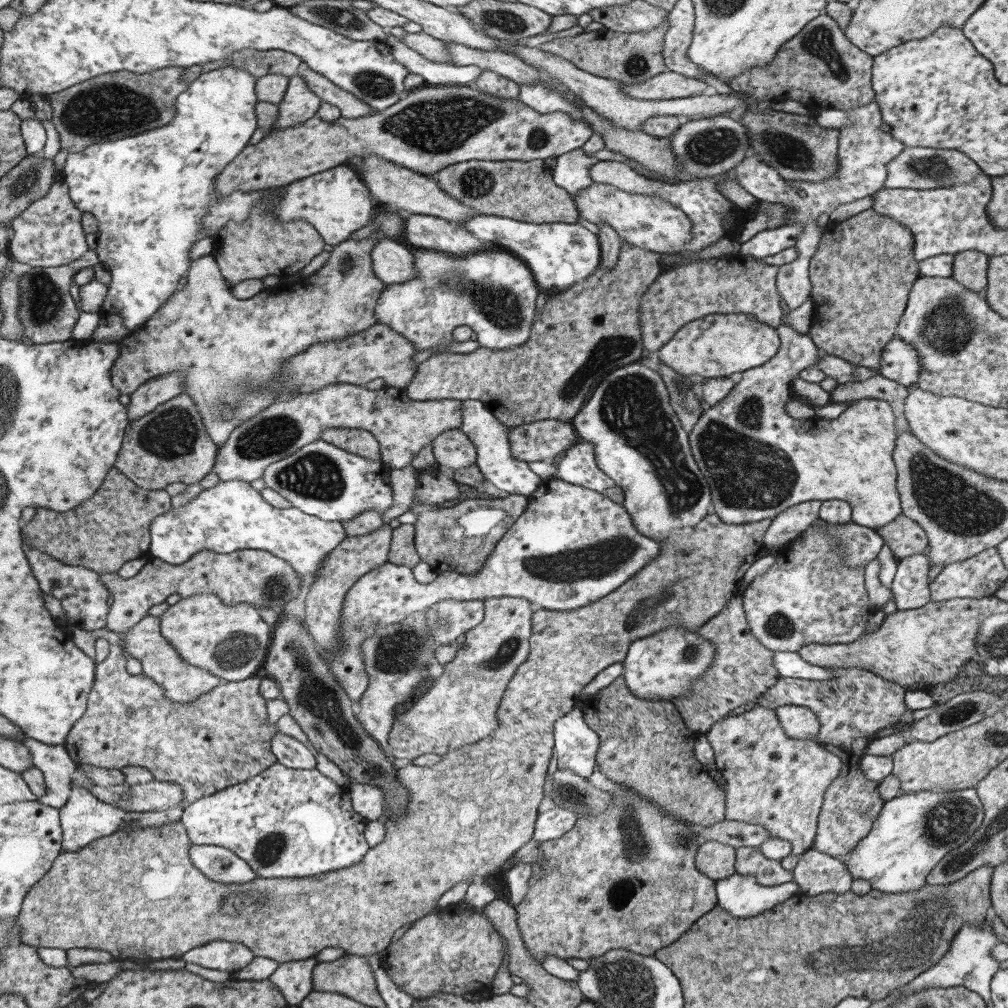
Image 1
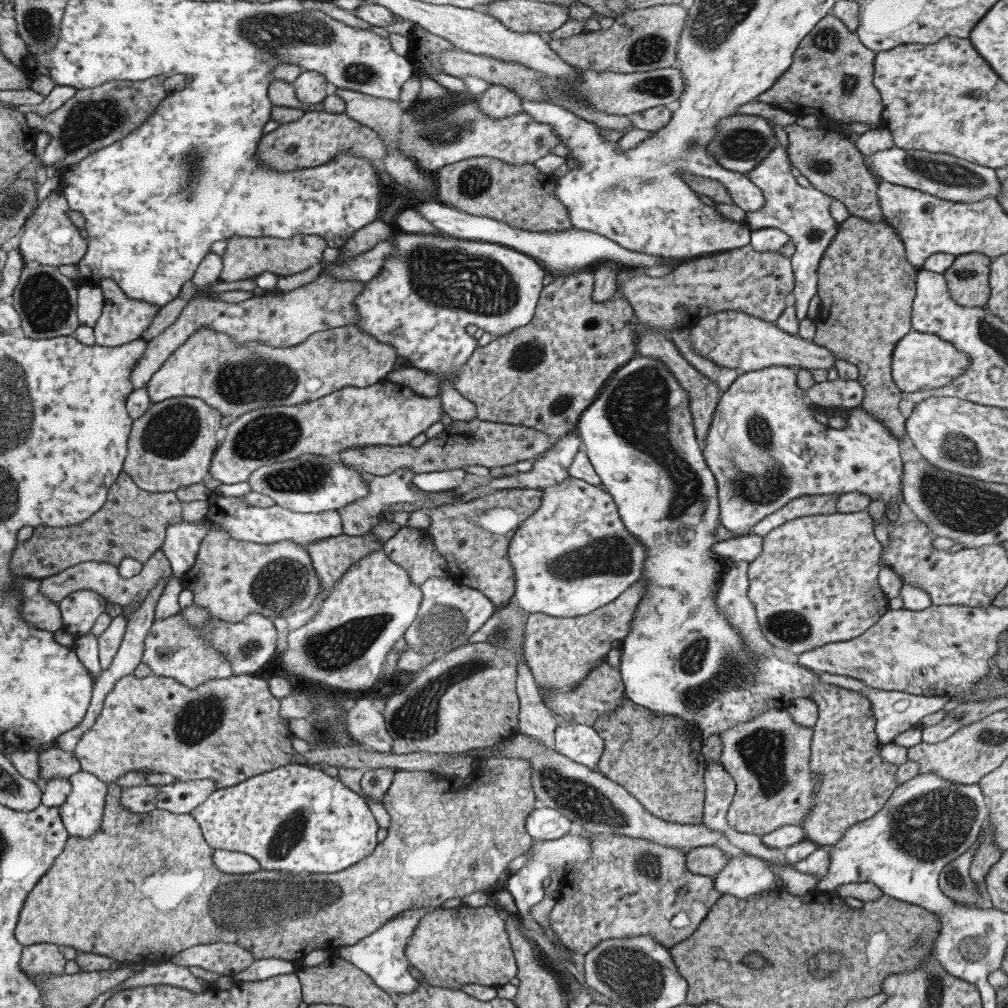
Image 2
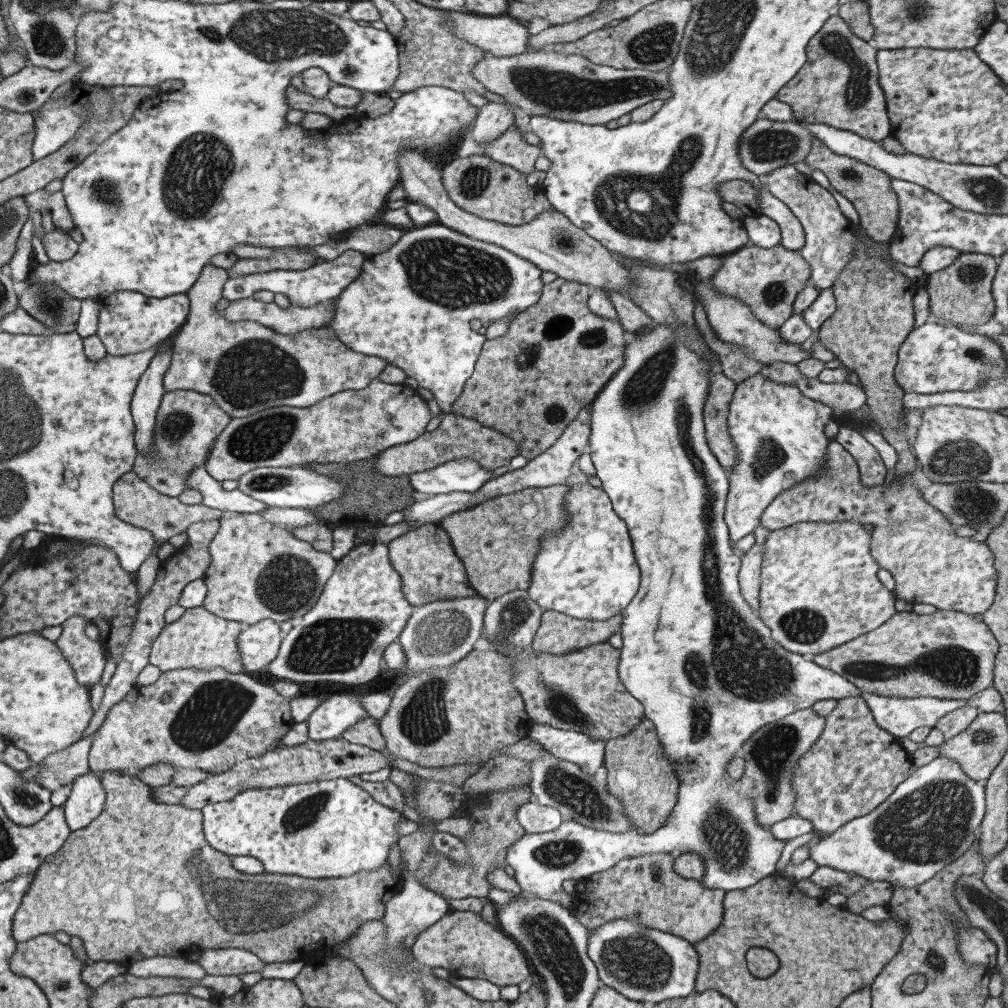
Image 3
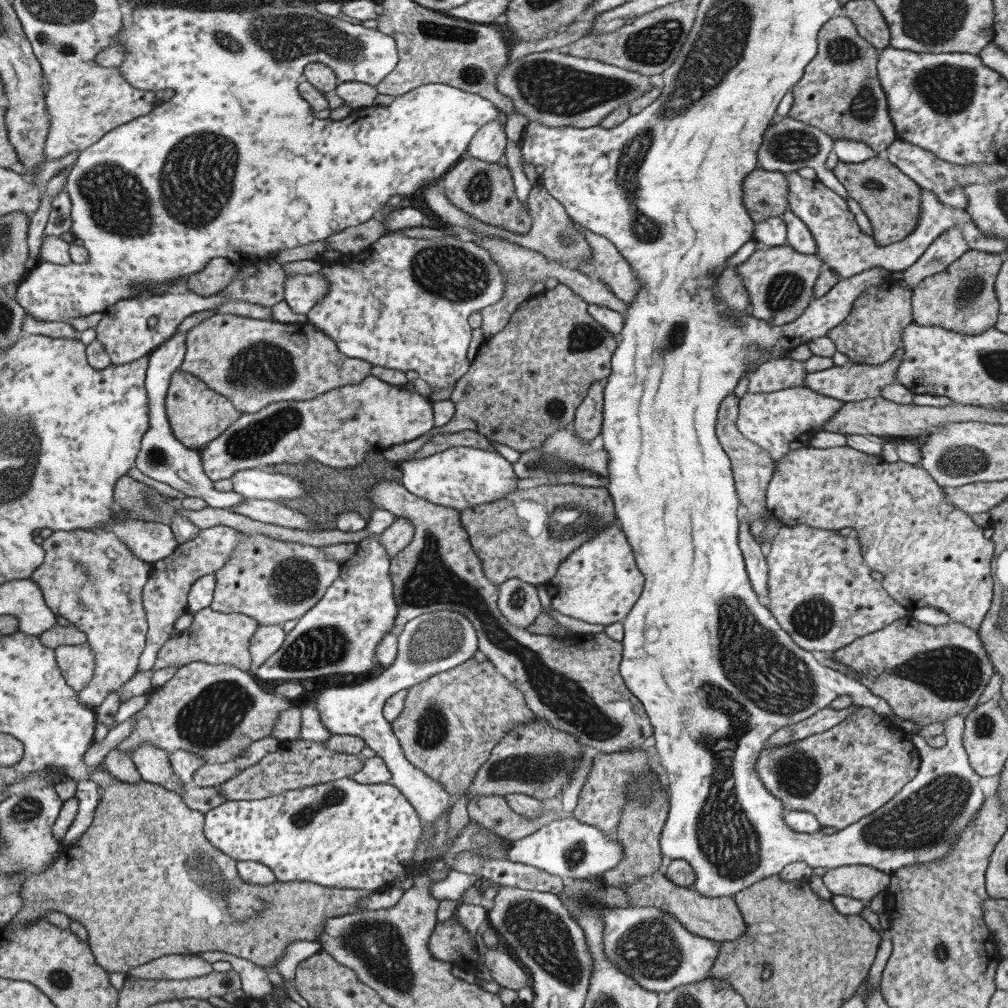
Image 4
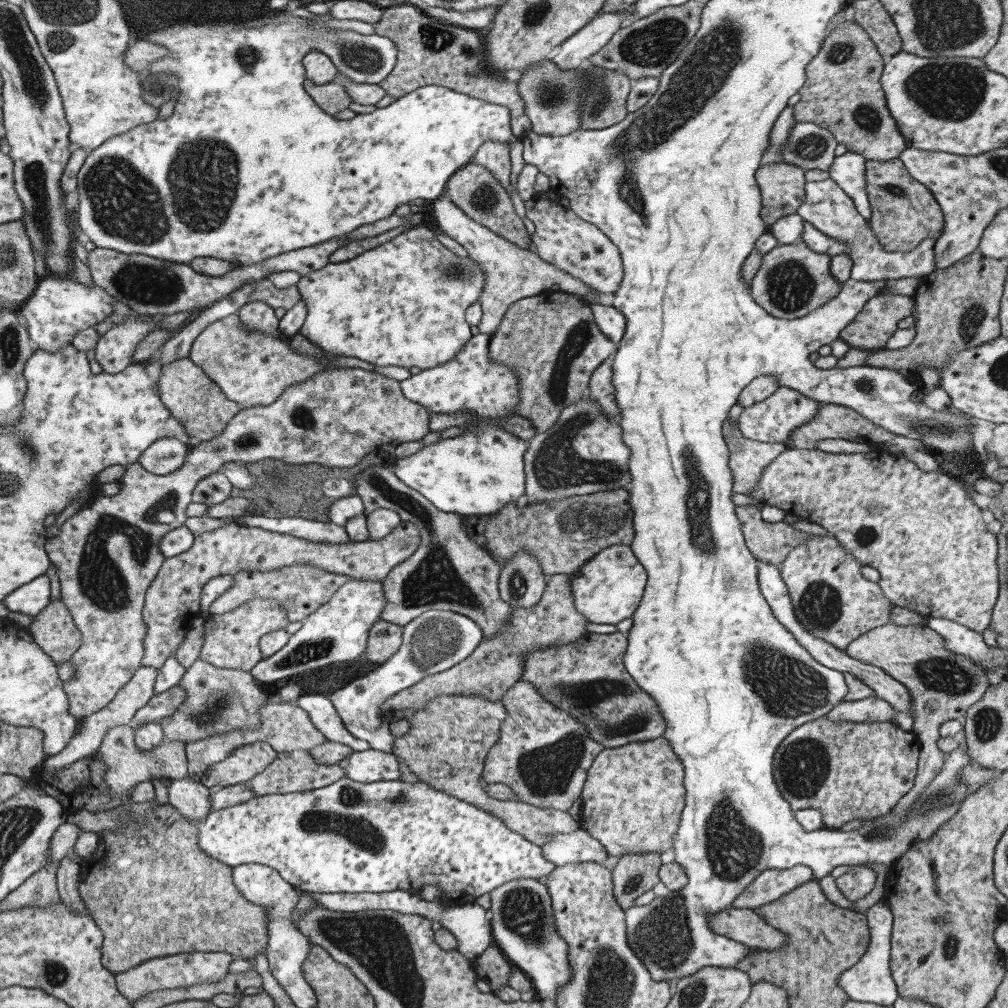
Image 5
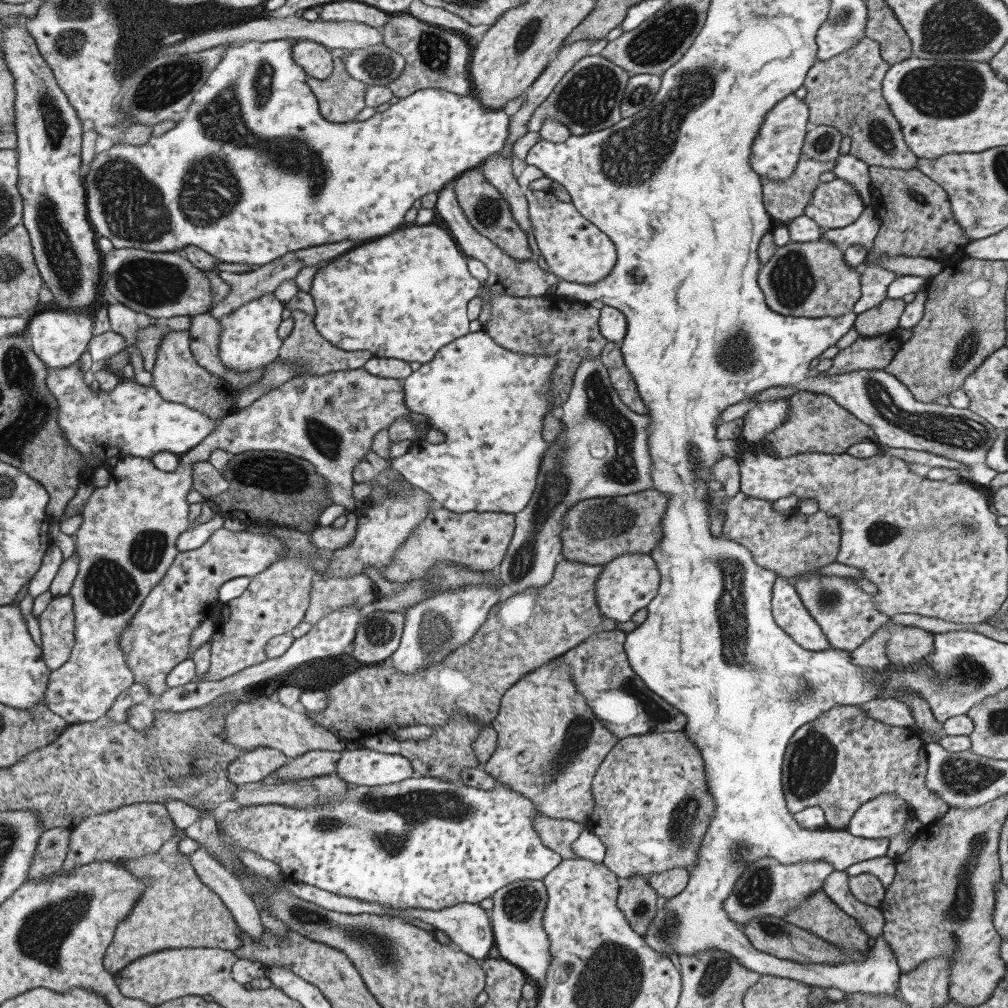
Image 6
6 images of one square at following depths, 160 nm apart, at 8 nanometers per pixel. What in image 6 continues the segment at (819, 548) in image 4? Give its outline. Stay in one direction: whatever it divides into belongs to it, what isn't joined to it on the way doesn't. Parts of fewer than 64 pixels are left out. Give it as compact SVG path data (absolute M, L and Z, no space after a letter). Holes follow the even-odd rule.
M817 568L793 578L796 581L793 582L795 592L808 614L819 625L831 649L846 652L855 650L888 619L878 611L869 593L859 588L858 584L845 581L843 577L821 575Z

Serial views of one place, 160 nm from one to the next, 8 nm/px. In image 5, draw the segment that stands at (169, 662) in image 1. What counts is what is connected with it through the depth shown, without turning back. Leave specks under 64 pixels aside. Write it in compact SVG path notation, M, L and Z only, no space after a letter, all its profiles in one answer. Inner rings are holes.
M261 598L248 600L222 615L210 614L205 620L198 658L217 668L237 669L239 672L250 672L255 663L262 659L259 639L268 632L283 629L288 623L284 610L275 599ZM144 665L140 666L131 675L127 684L124 684L119 688L115 693L115 696L104 708L101 708L101 710L91 714L90 716L83 717L80 720L77 732L75 732L75 734L67 741L66 746L63 747L61 752L43 760L40 767L43 770L43 773L51 773L54 775L55 771L65 768L72 762L86 757L87 755L94 755L103 736L105 736L105 733L108 732L110 728L115 728L116 726L128 726L133 715L135 715L137 711L144 706L144 704L147 704L147 701L154 695L153 687L156 674L156 668Z

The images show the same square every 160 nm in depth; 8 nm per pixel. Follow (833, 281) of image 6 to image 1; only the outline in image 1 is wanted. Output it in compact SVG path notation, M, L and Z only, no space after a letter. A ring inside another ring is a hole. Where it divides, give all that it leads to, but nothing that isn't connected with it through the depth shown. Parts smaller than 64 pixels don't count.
M732 253L663 270L639 299L642 345L649 351L658 350L686 322L711 313L752 314L759 322L775 328L783 316L775 284L777 269L755 261L755 257Z

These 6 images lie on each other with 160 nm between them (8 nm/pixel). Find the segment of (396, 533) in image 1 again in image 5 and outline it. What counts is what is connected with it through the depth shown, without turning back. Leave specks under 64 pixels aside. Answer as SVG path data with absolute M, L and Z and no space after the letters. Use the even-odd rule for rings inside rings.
M377 466L365 468L361 474L357 474L355 486L357 486L357 494L361 496L361 503L363 502L365 512L378 509L391 510L397 513L402 521L409 521L412 525L415 525L420 532L420 545L416 547L415 552L408 556L407 560L395 565L381 582L384 605L379 613L379 619L403 626L416 616L423 614L423 612L453 611L475 622L482 630L483 639L502 633L512 608L501 600L498 593L498 577L501 564L493 560L472 539L470 531L467 530L469 526L466 526L466 517L451 512L441 512L432 507L423 496L415 492L416 490L403 484L393 476L391 470L385 470L385 468L377 468ZM619 631L586 633L569 644L526 652L519 681L533 684L551 706L569 712L588 730L589 738L603 748L661 737L664 718L659 715L655 700L626 671L622 663L625 649L626 635Z

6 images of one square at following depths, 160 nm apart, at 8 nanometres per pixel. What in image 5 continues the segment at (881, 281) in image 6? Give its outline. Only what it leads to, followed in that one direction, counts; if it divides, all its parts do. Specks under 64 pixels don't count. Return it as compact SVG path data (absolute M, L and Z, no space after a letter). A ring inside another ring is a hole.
M831 179L804 184L804 201L796 210L805 222L808 222L823 236L837 239L848 247L843 253L847 253L852 265L850 278L863 280L863 282L875 282L875 280L891 280L898 278L926 276L934 271L934 243L932 238L924 238L915 248L909 252L887 252L881 248L875 235L866 226L864 218L856 211L853 201L841 190L841 187Z

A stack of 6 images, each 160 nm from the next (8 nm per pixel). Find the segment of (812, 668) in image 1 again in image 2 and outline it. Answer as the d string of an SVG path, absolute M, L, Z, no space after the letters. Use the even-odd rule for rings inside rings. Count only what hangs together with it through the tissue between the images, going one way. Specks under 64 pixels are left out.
M636 354L608 378L593 402L579 416L574 429L595 475L613 498L623 526L646 550L640 577L646 591L635 607L625 638L617 644L620 649L618 671L624 696L655 715L678 716L693 739L701 742L708 736L719 736L740 722L749 722L768 709L783 710L795 699L809 699L812 689L820 683L855 690L871 703L874 731L881 745L891 743L898 734L918 727L924 716L941 711L947 704L947 696L917 696L908 692L877 690L860 680L816 672L774 655L752 658L738 632L716 607L721 567L725 565L727 569L732 562L712 551L712 546L718 541L714 532L720 525L716 480L703 462L691 415L688 394L667 366L652 356Z

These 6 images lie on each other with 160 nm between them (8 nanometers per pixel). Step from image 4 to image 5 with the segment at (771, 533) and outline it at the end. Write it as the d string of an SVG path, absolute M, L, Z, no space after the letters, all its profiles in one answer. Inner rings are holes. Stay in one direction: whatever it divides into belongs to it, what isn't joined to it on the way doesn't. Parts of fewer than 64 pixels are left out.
M725 419L722 424L724 444L728 451L728 466L731 470L732 492L750 497L761 472L783 450L784 444L749 440L738 429L736 421Z

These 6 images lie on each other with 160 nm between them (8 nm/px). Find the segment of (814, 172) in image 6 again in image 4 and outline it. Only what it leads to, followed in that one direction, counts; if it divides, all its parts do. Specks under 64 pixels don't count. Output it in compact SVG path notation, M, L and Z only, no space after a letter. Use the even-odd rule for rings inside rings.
M761 167L742 180L742 202L753 223L779 217L788 208L786 174Z

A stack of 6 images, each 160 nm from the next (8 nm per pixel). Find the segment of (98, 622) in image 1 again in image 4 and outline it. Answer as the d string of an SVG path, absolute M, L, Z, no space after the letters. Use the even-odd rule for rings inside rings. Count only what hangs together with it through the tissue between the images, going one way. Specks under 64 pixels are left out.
M86 643L58 646L54 649L54 659L66 685L75 691L81 690L94 675L93 653Z

